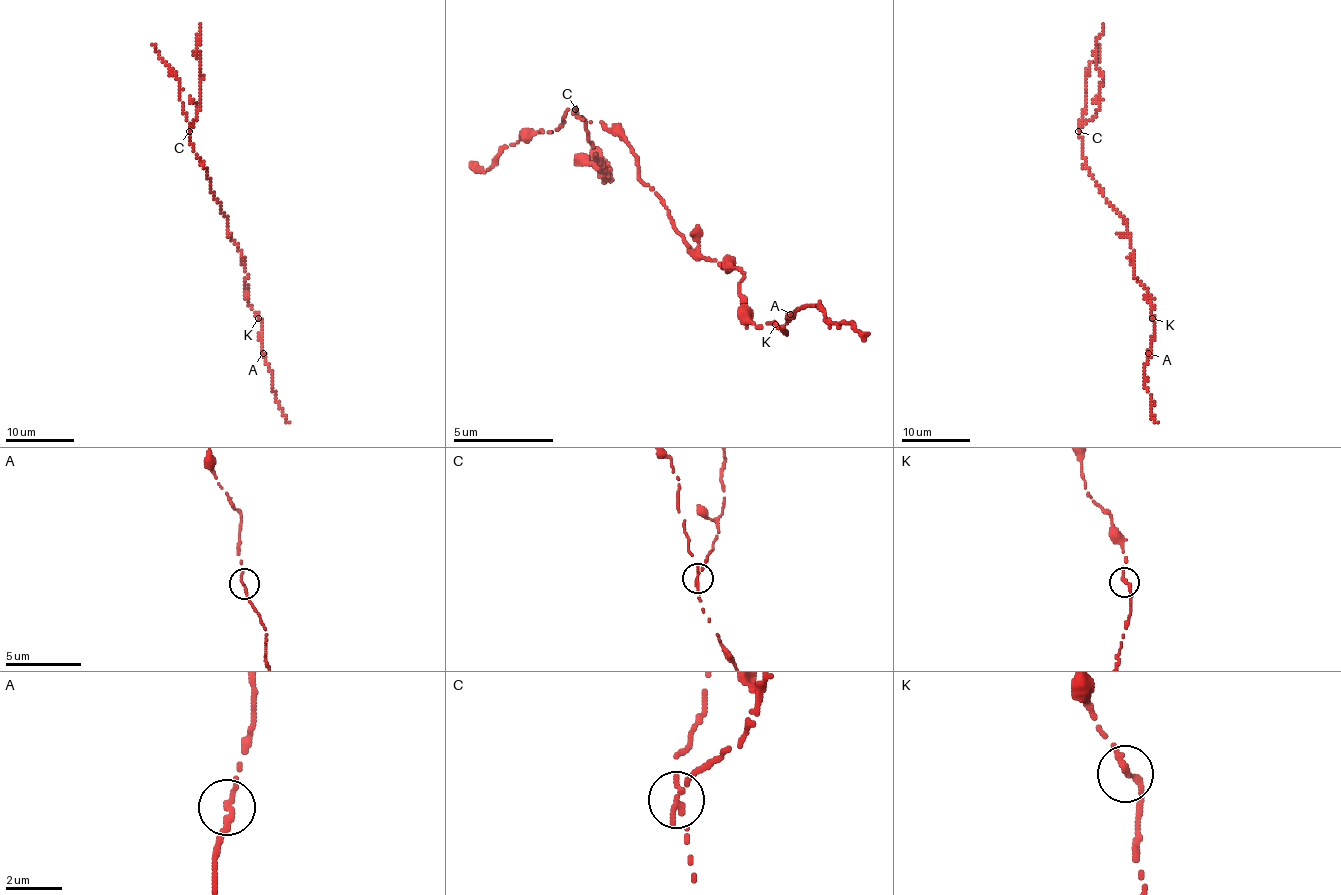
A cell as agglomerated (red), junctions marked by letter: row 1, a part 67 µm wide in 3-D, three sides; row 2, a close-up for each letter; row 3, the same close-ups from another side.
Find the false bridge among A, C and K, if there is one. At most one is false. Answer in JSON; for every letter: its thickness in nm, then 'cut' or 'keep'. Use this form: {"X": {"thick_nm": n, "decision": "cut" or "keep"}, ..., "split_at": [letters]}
{"A": {"thick_nm": 280, "decision": "keep"}, "C": {"thick_nm": 300, "decision": "cut"}, "K": {"thick_nm": 220, "decision": "keep"}, "split_at": ["C"]}

